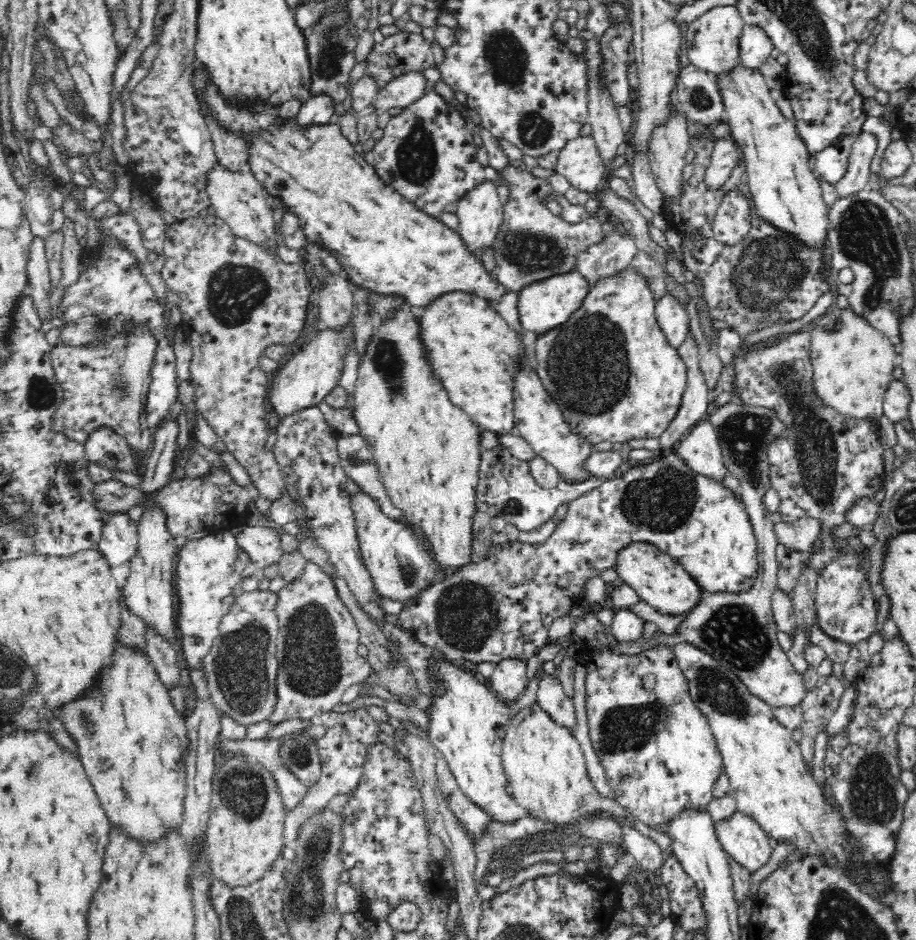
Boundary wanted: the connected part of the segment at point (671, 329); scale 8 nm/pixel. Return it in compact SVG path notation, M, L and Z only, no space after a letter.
M666 293L657 300L655 313L668 343L678 348L689 333L687 306L675 294Z

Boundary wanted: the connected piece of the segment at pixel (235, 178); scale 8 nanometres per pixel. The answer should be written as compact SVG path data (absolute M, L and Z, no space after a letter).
M216 162L207 172L206 192L216 216L224 219L232 231L257 243L271 247L276 245L276 225L269 209L268 189L248 171L228 169L224 163Z

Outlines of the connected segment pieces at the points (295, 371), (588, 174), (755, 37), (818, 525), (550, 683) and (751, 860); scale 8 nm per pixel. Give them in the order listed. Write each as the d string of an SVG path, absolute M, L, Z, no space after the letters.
M348 324L340 334L333 330L319 330L314 338L292 358L276 370L272 379L270 400L279 418L304 407L318 405L337 385L344 368L348 346L354 342L354 330Z
M592 135L568 140L558 155L556 172L562 174L572 187L594 193L608 179L607 165Z
M744 25L739 40L739 64L750 71L761 70L773 50L770 38L760 27Z
M804 517L792 523L776 524L774 532L780 544L807 554L820 537L822 529L822 520Z
M542 673L538 680L537 702L556 724L570 732L578 725L578 715L572 698L566 696L558 679L554 680Z
M737 811L730 820L718 820L715 825L727 854L752 873L770 862L773 841L750 817Z

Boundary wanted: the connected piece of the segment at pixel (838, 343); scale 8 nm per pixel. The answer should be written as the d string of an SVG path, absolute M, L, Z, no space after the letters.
M850 306L830 308L809 326L808 333L816 391L825 406L848 417L877 421L882 416L885 392L895 379L894 368L899 360L892 339Z

